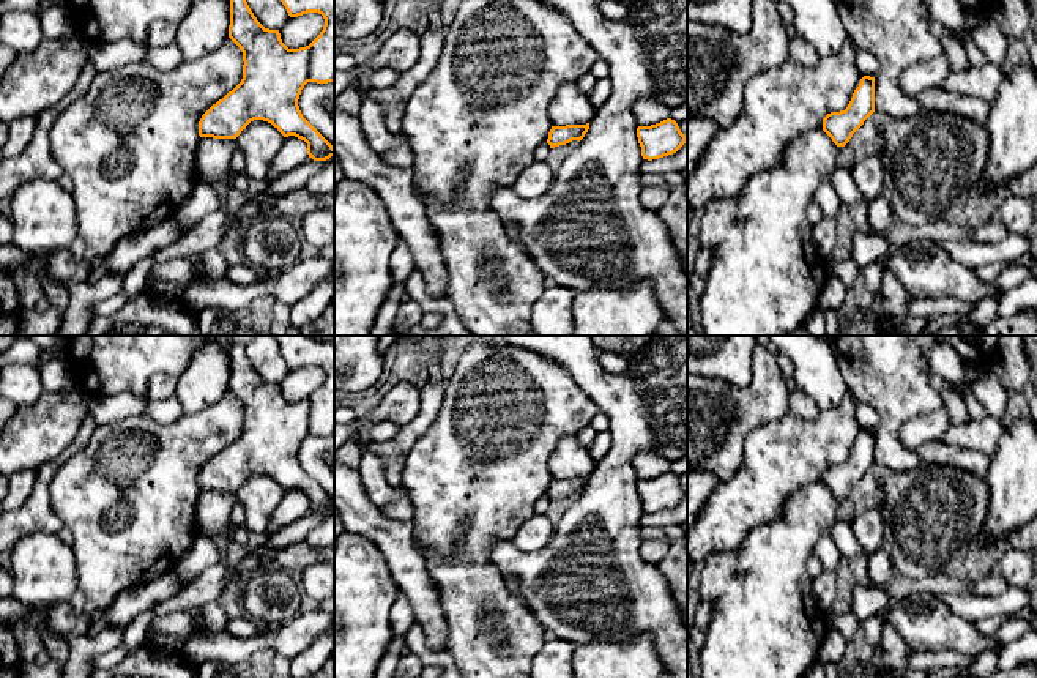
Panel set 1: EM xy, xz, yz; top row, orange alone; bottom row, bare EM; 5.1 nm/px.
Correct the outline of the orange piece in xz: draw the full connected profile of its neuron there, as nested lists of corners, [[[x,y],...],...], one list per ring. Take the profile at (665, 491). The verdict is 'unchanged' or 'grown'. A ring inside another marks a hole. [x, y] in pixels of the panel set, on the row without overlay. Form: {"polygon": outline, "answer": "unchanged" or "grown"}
{"polygon": [[[671,471],[651,479],[638,479],[637,490],[641,509],[648,514],[673,508],[687,495],[687,490]]], "answer": "unchanged"}

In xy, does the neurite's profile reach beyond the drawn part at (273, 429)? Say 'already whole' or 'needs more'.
already whole

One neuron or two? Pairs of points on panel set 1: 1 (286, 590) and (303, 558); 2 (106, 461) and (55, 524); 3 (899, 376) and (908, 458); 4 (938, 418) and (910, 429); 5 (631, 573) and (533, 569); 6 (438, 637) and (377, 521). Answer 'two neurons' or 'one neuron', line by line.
1: two neurons
2: two neurons
3: one neuron
4: one neuron
5: one neuron
6: one neuron

